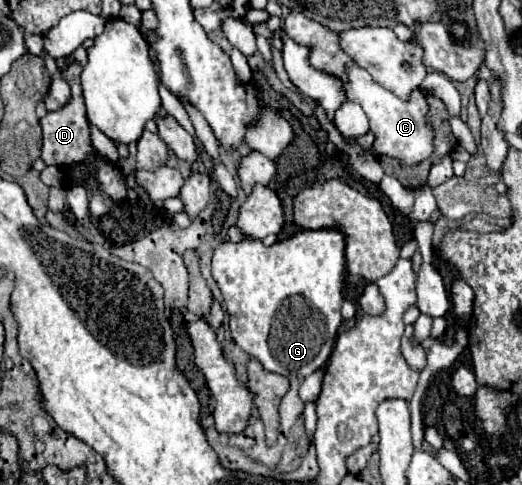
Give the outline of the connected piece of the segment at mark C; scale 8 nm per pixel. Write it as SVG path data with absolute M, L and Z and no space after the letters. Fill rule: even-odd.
M358 66L350 68L348 82L344 82L342 88L348 100L354 100L364 108L370 120L370 128L376 134L376 142L374 142L376 156L396 158L402 166L416 166L424 162L426 158L430 158L434 150L434 128L428 120L428 104L420 90L412 92L410 100L404 102L398 96L394 96L390 90L374 82L372 76L364 68L358 68Z

